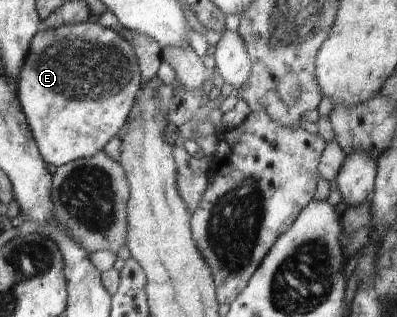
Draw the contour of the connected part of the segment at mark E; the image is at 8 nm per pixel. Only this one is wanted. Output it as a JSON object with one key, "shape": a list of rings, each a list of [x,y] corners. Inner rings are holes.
{"shape":[[[91,19],[81,23],[64,23],[54,28],[43,26],[37,32],[17,84],[17,94],[29,127],[34,128],[37,147],[45,162],[48,166],[59,167],[98,154],[106,140],[116,137],[128,120],[140,84],[140,68],[132,46],[113,29]]]}

